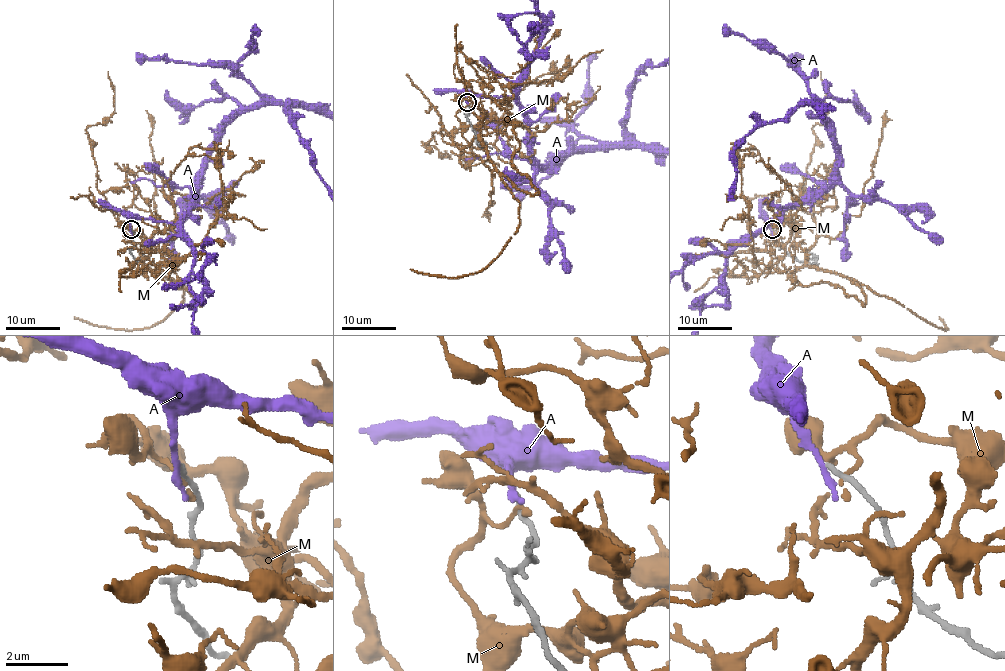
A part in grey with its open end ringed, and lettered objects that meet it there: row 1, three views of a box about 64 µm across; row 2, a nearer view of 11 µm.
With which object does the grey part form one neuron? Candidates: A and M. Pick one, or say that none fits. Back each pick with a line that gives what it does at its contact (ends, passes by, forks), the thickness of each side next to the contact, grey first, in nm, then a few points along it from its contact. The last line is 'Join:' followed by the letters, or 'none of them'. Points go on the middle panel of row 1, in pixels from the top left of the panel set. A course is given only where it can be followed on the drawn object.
Join: none of them

